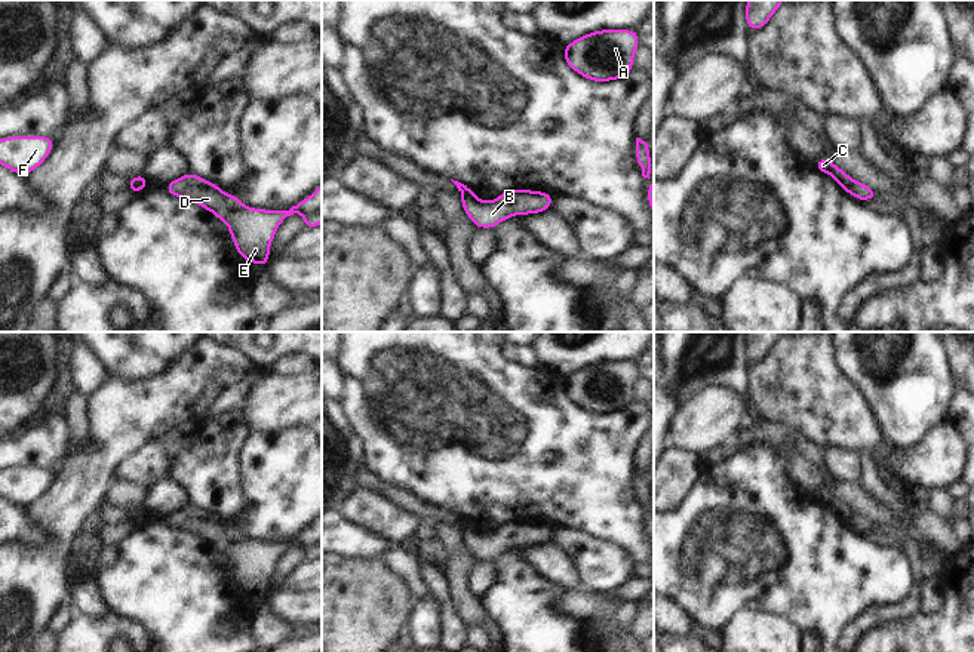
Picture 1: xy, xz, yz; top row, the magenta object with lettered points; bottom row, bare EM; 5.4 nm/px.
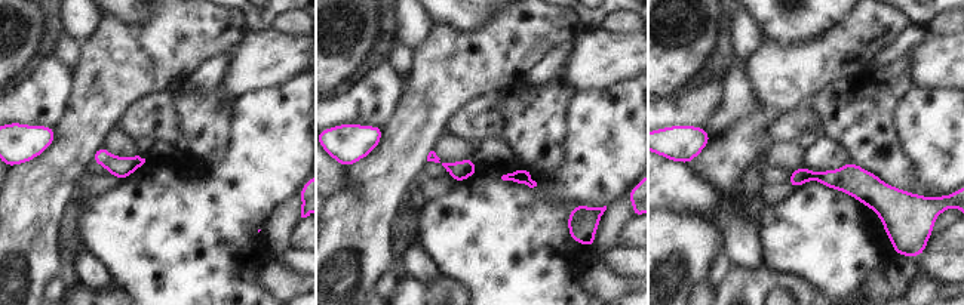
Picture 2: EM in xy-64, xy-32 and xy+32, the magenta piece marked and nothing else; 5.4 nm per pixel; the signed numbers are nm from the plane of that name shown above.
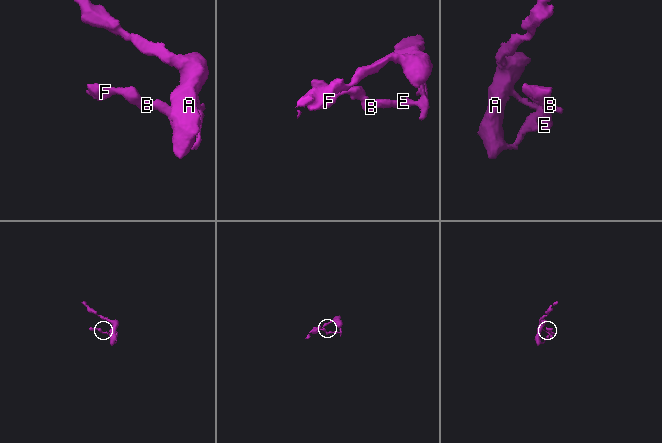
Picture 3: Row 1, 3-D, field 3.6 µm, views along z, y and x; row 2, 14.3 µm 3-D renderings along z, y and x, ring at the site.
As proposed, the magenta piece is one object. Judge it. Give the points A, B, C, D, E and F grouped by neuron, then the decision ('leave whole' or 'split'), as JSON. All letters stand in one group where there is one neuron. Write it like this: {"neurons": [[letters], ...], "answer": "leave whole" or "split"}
{"neurons": [["A", "B", "D", "E"], ["C", "F"]], "answer": "split"}

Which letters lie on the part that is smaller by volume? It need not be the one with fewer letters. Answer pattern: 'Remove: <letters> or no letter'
Remove: C, F

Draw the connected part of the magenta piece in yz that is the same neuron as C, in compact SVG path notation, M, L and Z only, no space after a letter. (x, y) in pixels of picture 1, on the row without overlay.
M818 490L814 495L814 499L815 502L824 504L832 508L845 525L849 525L849 520L854 514L852 510L844 501L839 501L832 492Z

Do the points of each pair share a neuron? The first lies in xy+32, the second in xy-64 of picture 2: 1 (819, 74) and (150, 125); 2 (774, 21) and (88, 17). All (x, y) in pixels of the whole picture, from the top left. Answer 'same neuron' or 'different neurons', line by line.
1: different neurons
2: different neurons

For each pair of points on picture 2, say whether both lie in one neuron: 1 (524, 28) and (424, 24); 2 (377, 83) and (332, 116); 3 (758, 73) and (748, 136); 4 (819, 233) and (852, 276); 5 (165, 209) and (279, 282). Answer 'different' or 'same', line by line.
1: different
2: same
3: same
4: same
5: different

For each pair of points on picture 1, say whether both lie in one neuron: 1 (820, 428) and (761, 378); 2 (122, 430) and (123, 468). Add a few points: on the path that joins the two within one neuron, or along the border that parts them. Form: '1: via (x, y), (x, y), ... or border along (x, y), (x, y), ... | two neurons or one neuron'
1: via (805, 414), (776, 386) | one neuron
2: border along (154, 442), (126, 455), (116, 466), (114, 479) | two neurons

